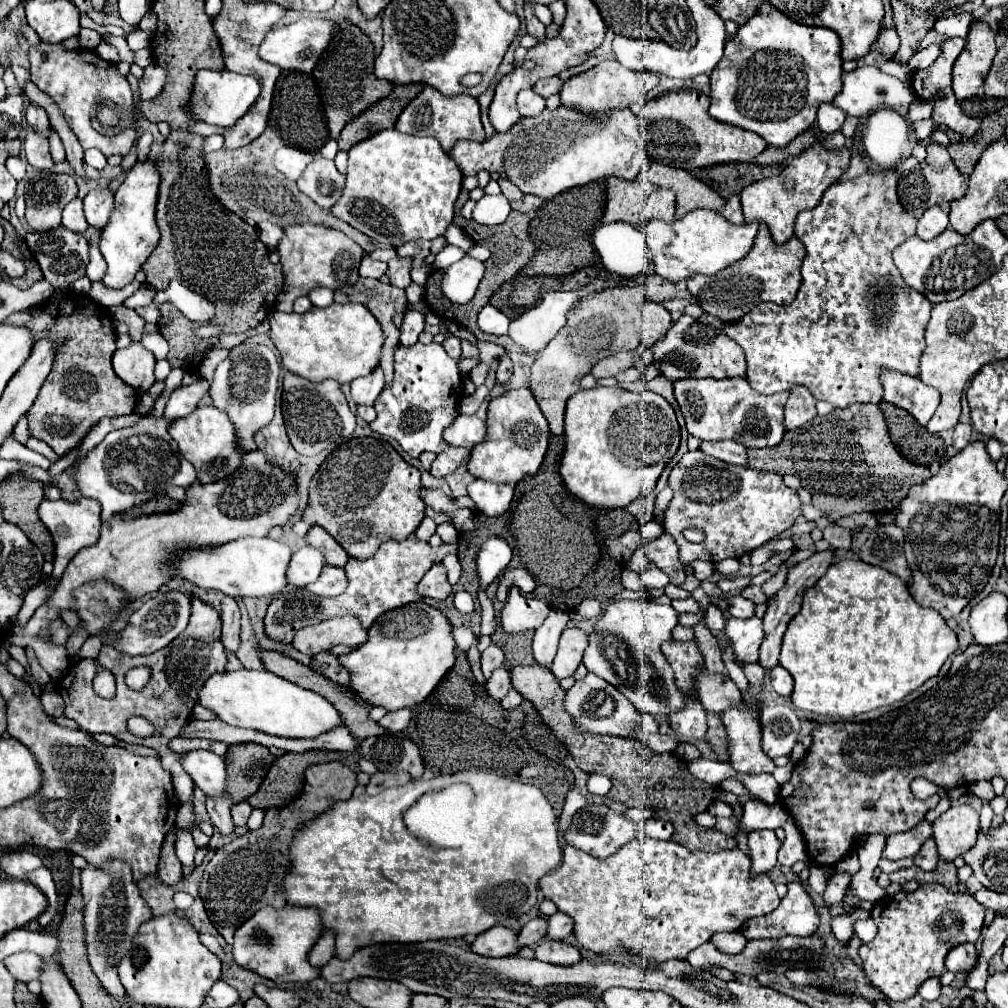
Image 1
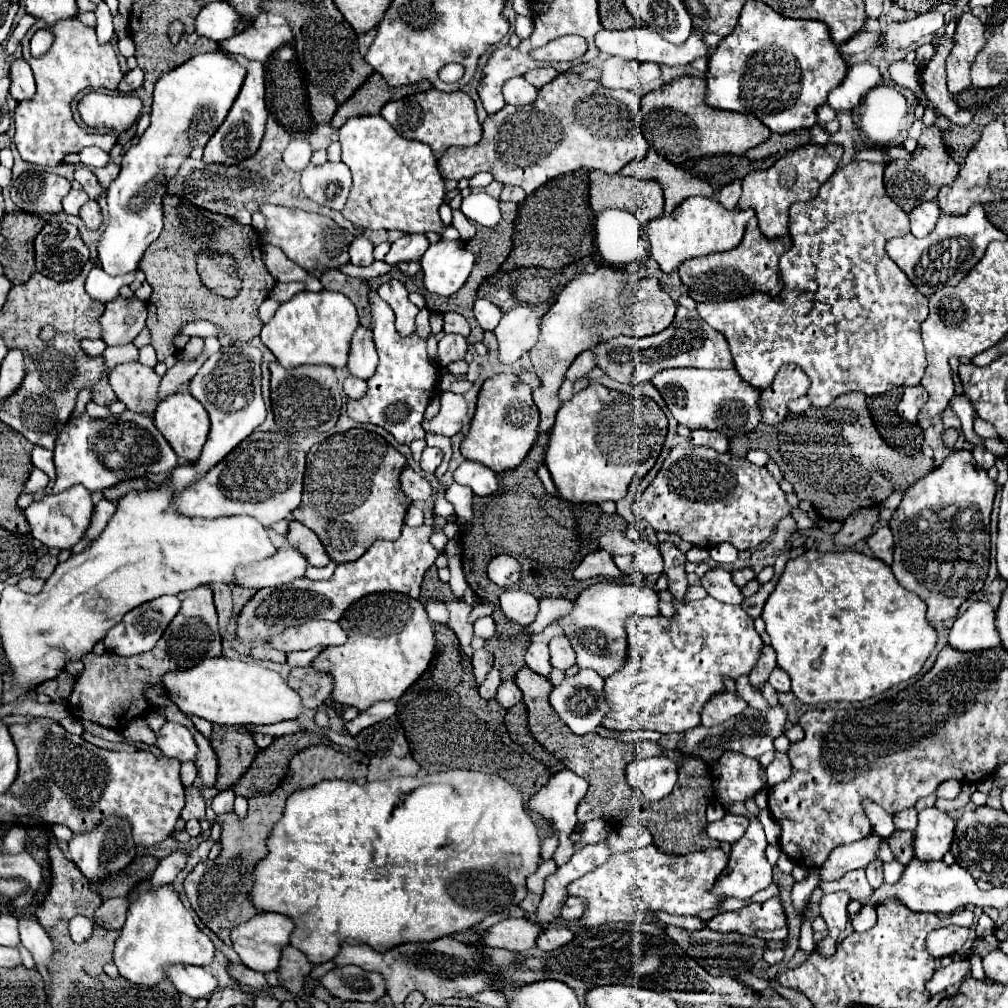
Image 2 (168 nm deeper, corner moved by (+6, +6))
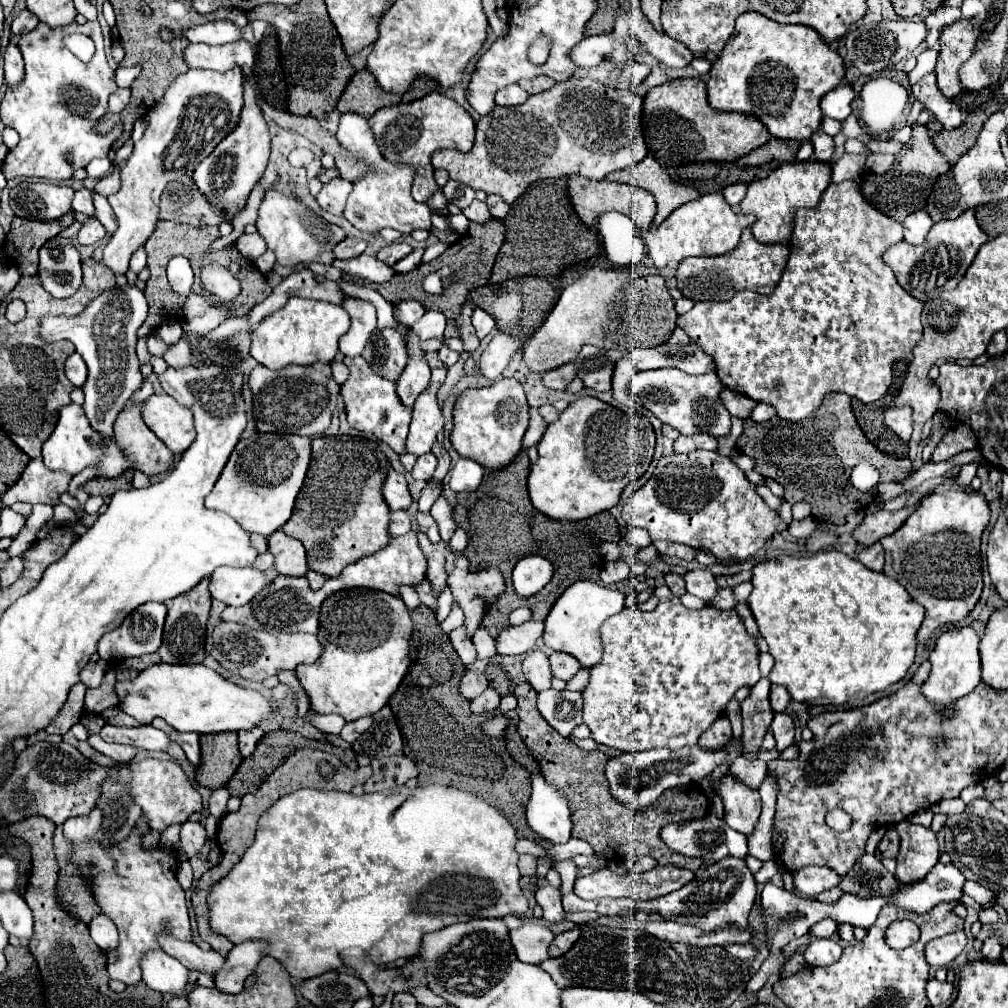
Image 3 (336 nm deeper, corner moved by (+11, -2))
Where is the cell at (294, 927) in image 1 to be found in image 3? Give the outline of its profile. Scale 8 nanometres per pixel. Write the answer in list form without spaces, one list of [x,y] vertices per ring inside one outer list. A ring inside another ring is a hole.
[[[249,940],[233,946],[227,954],[223,968],[215,974],[215,986],[225,994],[239,994],[243,990],[243,982],[257,968],[257,962],[265,956],[265,942]]]

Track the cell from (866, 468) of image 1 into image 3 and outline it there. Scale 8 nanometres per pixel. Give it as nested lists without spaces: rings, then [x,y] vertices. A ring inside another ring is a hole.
[[[839,392],[825,396],[821,408],[803,422],[787,422],[773,416],[771,420],[757,424],[747,418],[737,448],[755,462],[755,472],[771,476],[785,488],[787,502],[807,502],[811,514],[819,522],[831,522],[837,526],[845,524],[845,516],[851,510],[867,506],[867,494],[855,490],[849,482],[855,464],[873,464],[881,472],[883,480],[903,480],[911,468],[909,458],[889,456],[865,438],[851,412],[851,398]]]

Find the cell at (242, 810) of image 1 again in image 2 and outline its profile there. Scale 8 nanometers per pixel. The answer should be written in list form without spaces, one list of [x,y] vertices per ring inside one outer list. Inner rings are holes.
[[[224,790],[224,792],[218,792],[216,798],[212,800],[212,810],[216,812],[216,816],[222,816],[222,814],[230,814],[234,812],[234,790]]]

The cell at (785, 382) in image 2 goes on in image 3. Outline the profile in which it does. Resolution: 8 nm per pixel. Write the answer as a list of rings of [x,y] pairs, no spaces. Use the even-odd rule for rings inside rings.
[[[723,390],[721,392],[721,402],[725,404],[725,408],[733,414],[733,416],[739,416],[739,418],[749,418],[753,406],[757,404],[755,400],[751,400],[749,396],[741,396],[733,390]]]

